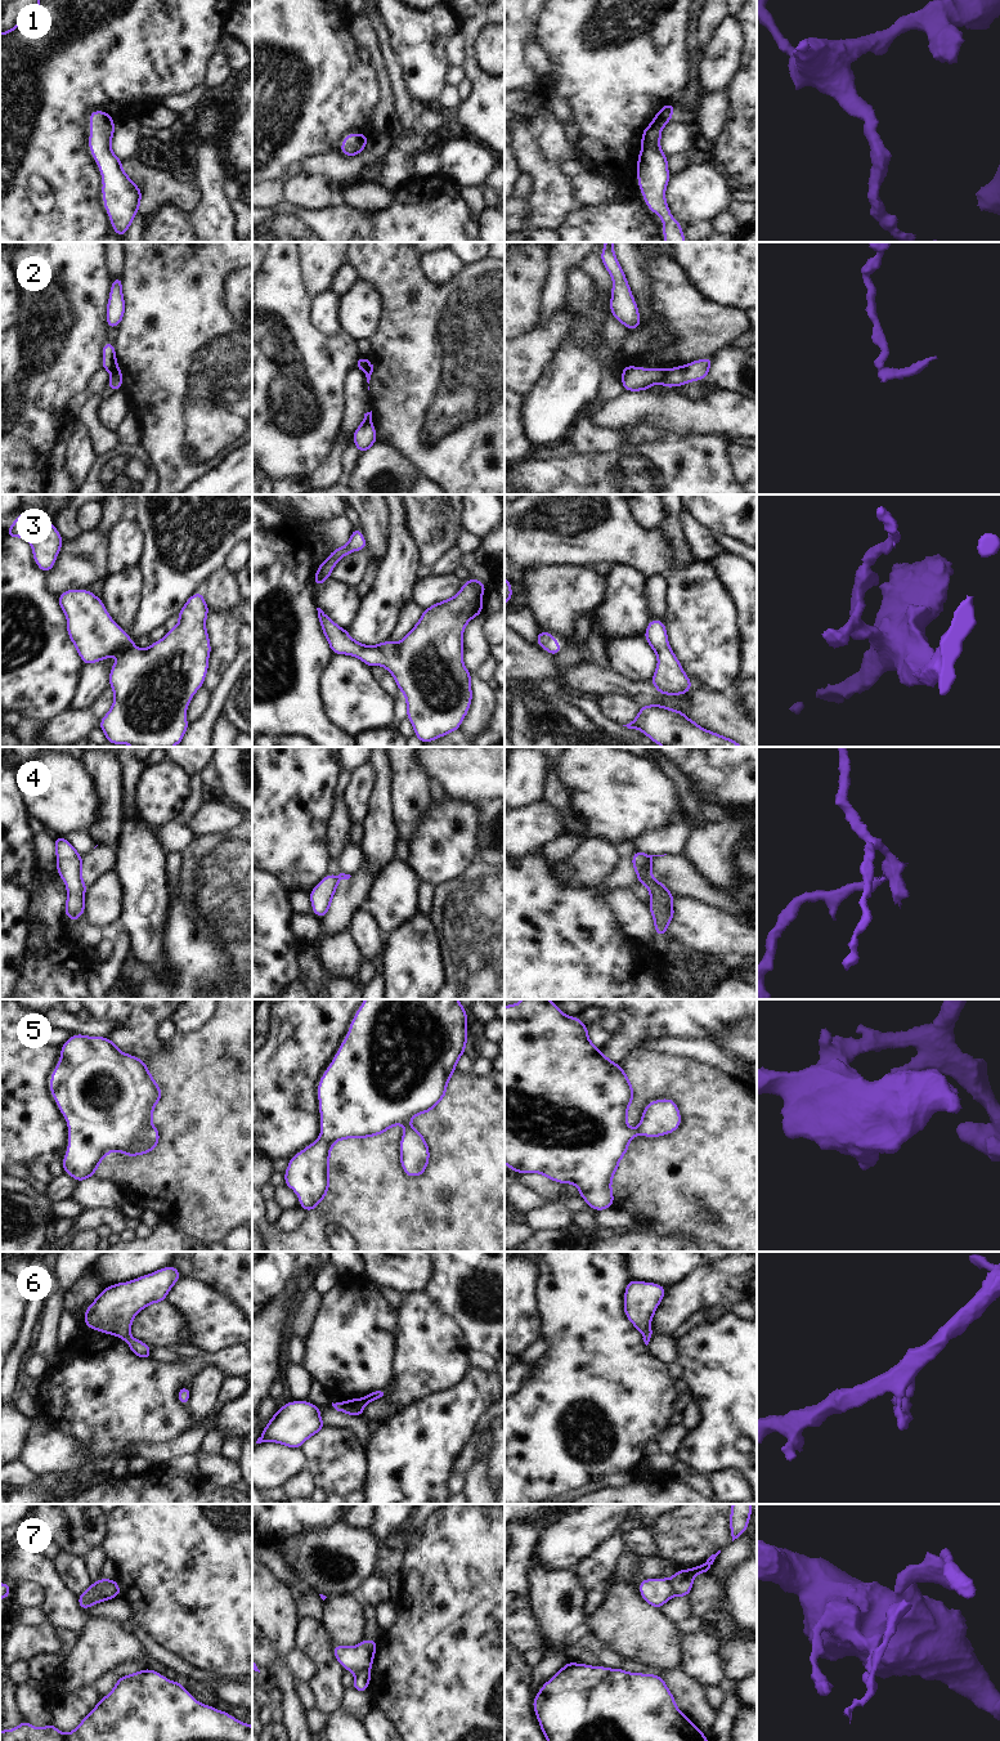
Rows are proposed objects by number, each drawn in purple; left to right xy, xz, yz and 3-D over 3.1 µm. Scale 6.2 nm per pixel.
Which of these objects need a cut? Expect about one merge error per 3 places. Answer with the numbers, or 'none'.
2, 4, 7

